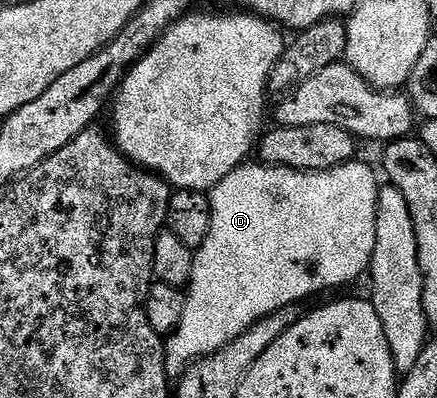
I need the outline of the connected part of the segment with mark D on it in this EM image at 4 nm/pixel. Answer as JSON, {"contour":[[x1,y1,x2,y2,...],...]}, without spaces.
{"contour":[[361,160,347,162,344,166,336,166,333,170,287,170,284,166,270,166,267,164,245,164,239,166,226,180,222,180,210,192,212,200,212,219,210,220,210,236,194,252,194,272,192,280,186,287,186,312,182,316,182,324,167,339,166,353,168,355,169,375,179,376,192,365,198,358,204,358,207,354,213,354,221,350,226,344,230,344,238,336,249,330,255,322,261,322,269,318,274,312,278,312,287,306,295,306,303,303,303,298,311,294,320,294,323,290,332,290,335,286,344,286,352,282,360,273,367,271,372,265,372,253,374,252,374,236,376,235,376,205,378,204,378,192,380,186,376,182,376,174]]}

